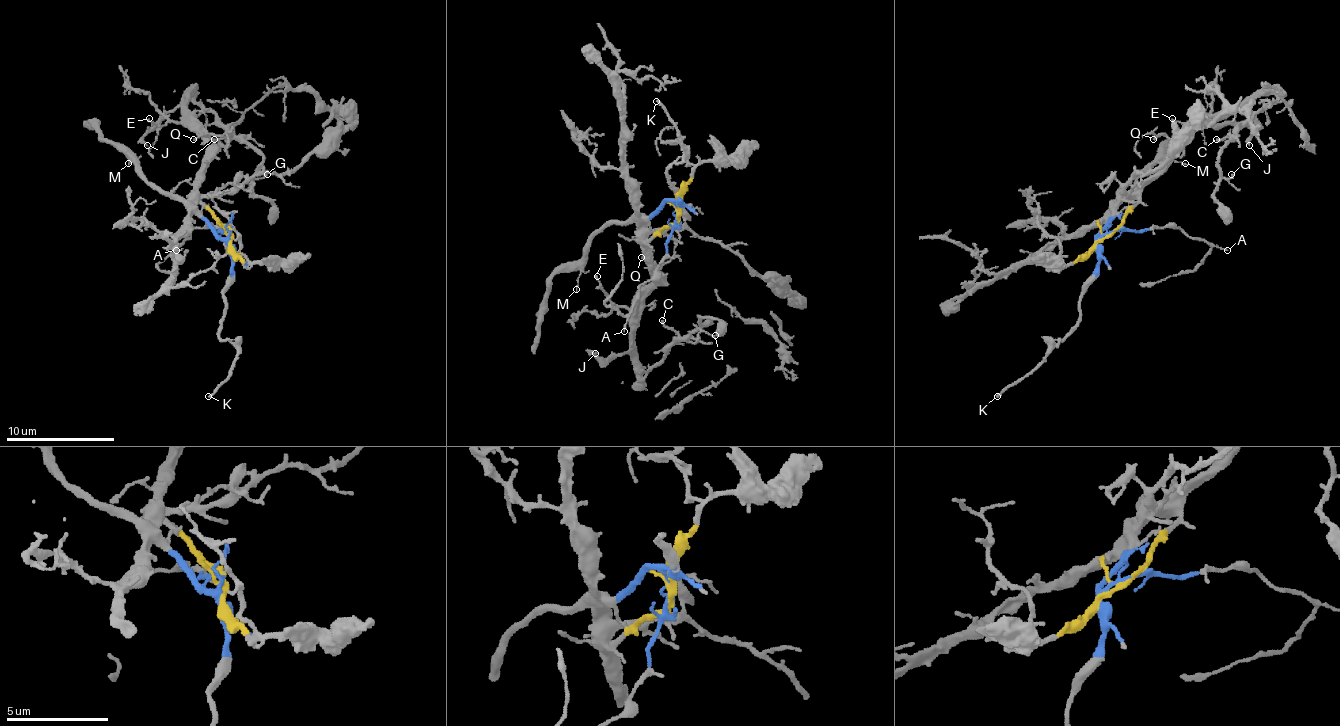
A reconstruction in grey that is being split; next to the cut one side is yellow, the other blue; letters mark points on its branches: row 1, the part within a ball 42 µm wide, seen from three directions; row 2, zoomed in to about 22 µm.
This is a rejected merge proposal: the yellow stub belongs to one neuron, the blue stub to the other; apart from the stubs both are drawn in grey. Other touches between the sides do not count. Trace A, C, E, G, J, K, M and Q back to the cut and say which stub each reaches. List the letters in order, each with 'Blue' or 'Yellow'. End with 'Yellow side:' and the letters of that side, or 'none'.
A: Blue
C: Yellow
E: Yellow
G: Yellow
J: Yellow
K: Blue
M: Blue
Q: Yellow
Yellow side: C, E, G, J, Q

